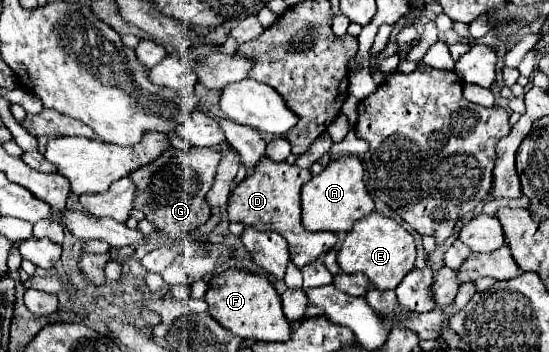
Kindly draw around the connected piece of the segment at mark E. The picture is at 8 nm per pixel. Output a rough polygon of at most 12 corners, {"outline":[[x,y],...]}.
{"outline":[[378,212],[338,252],[344,274],[394,290],[414,268],[412,234]]}

